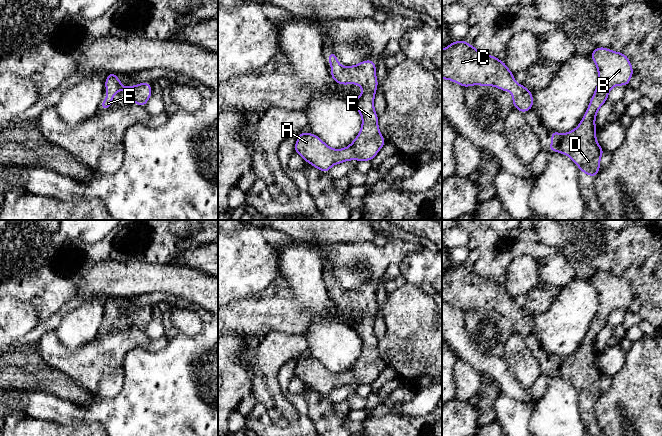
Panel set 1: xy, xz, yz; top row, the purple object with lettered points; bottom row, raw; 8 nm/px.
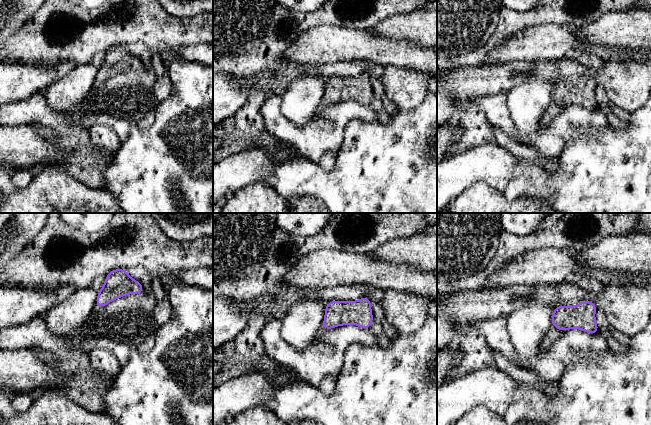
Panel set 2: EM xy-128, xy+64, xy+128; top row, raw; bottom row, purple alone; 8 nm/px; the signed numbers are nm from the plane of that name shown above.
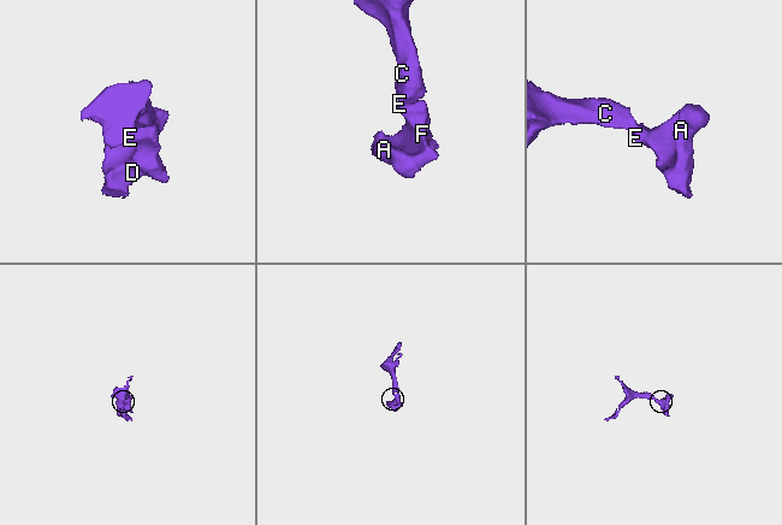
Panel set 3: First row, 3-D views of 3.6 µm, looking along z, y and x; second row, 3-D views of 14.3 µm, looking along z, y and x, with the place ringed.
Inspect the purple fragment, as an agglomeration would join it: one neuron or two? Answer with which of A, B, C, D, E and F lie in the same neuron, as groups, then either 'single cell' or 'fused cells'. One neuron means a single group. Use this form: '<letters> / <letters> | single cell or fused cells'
A B C D E F | single cell

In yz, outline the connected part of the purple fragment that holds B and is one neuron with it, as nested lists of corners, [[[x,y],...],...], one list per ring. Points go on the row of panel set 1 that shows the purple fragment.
[[[598,47],[590,54],[598,70],[598,83],[590,100],[589,106],[580,124],[565,134],[551,131],[550,137],[554,141],[548,145],[550,151],[558,152],[570,157],[578,168],[590,177],[595,177],[600,171],[600,159],[604,153],[603,148],[596,141],[597,128],[595,118],[599,108],[607,101],[609,91],[616,85],[628,86],[633,76],[633,67],[624,53],[619,53],[605,47]]]

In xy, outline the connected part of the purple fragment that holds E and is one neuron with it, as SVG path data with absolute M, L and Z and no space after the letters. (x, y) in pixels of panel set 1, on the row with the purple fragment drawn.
M108 73L107 79L104 84L104 87L108 91L107 96L104 98L103 102L101 103L102 111L106 111L109 107L111 107L112 99L114 95L118 91L128 91L131 97L131 100L134 104L138 104L140 106L145 107L147 104L148 99L152 95L151 90L151 83L139 83L135 86L122 86L123 83L117 78L117 74L115 73Z

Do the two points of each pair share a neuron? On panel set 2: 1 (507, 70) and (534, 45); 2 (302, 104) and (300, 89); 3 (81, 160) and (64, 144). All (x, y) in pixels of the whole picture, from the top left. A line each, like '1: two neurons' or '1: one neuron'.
1: two neurons
2: one neuron
3: one neuron

